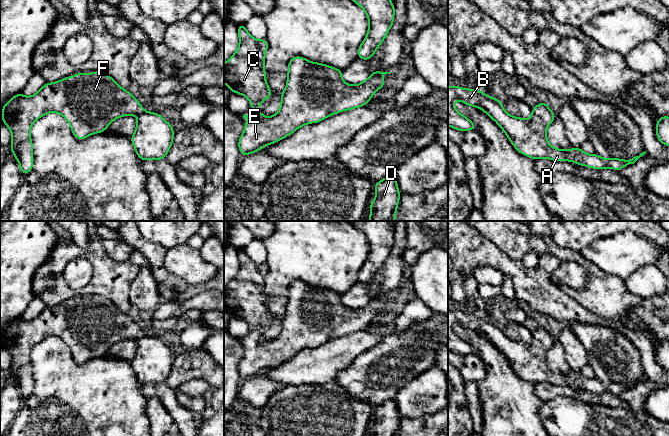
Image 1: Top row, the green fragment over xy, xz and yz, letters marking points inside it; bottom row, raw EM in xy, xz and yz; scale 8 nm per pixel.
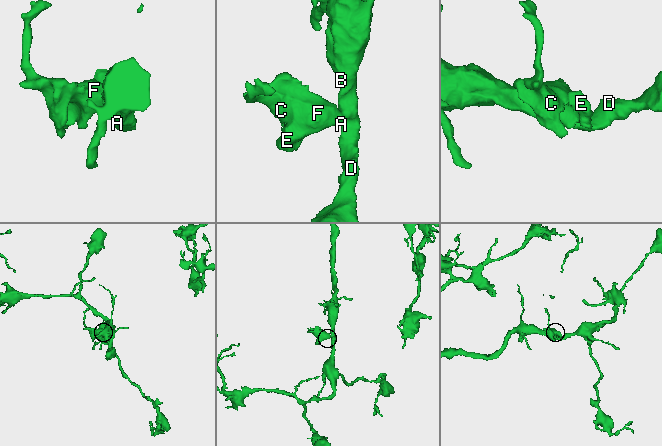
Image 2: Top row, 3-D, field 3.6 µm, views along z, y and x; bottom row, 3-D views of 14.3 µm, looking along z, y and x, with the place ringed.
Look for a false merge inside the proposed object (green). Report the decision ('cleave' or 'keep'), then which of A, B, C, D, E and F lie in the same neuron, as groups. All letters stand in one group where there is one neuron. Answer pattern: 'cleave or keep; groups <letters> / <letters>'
keep; groups A B C D E F

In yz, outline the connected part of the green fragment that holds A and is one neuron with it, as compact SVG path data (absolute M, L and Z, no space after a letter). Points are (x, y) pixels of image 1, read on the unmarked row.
M448 309L448 350L459 354L477 354L476 349L467 341L460 338L453 330L453 326L459 324L469 330L482 333L489 341L491 341L504 355L512 369L515 373L530 382L535 384L541 382L547 382L554 385L572 385L577 387L579 390L584 389L589 392L594 392L597 394L612 392L614 394L621 394L625 390L634 388L640 381L642 381L646 376L642 376L639 380L635 380L630 384L617 383L617 382L602 382L596 377L589 379L585 377L581 372L571 372L568 374L561 374L559 372L553 372L547 365L546 354L547 351L556 342L554 336L550 334L547 327L541 326L537 328L532 333L532 338L529 344L520 341L513 341L509 339L501 328L501 324L495 323L491 320L485 319L484 316L477 313L466 313L459 310L449 310Z

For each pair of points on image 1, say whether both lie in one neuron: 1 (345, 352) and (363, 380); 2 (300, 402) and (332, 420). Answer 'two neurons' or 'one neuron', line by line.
1: two neurons
2: one neuron

